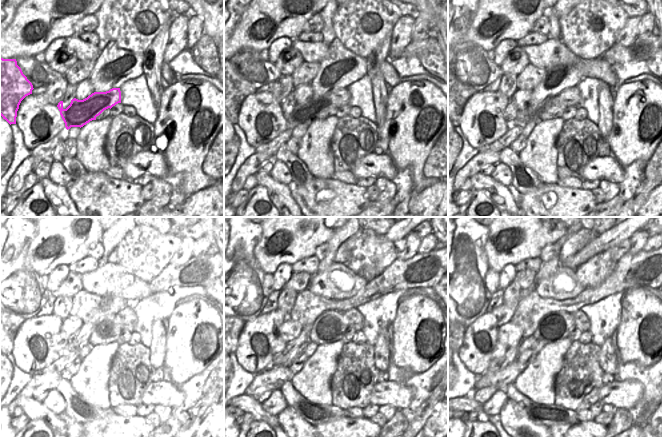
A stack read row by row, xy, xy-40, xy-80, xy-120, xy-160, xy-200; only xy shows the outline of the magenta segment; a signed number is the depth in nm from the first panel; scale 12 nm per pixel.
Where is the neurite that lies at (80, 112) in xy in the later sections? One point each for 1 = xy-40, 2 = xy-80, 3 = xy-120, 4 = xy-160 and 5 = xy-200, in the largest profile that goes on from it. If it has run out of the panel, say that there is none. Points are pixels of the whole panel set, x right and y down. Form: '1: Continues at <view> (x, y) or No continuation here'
1: Continues at xy-40 (301, 113)
2: Continues at xy-80 (571, 96)
3: Continues at xy-120 (126, 319)
4: Continues at xy-160 (355, 319)
5: Continues at xy-200 (582, 322)

